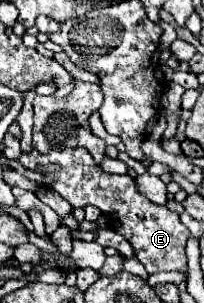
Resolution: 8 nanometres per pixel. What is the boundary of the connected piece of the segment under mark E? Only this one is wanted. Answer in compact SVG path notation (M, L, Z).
M76 147L76 149L54 149L52 153L48 155L40 155L36 149L32 153L22 153L20 157L20 163L28 169L36 169L38 165L46 165L46 163L60 163L62 169L58 173L52 173L54 177L54 183L50 185L52 189L56 189L72 207L84 207L84 205L96 205L104 215L108 215L110 219L110 227L116 231L116 225L118 231L130 241L130 245L134 247L136 251L136 259L146 267L148 273L158 273L158 271L186 271L186 253L184 253L184 245L186 245L186 239L188 239L188 229L184 229L178 213L170 211L166 205L154 205L150 203L144 195L138 193L136 189L136 183L130 175L108 175L102 171L102 167L98 167L94 161L92 161L92 155L84 149L84 147Z

